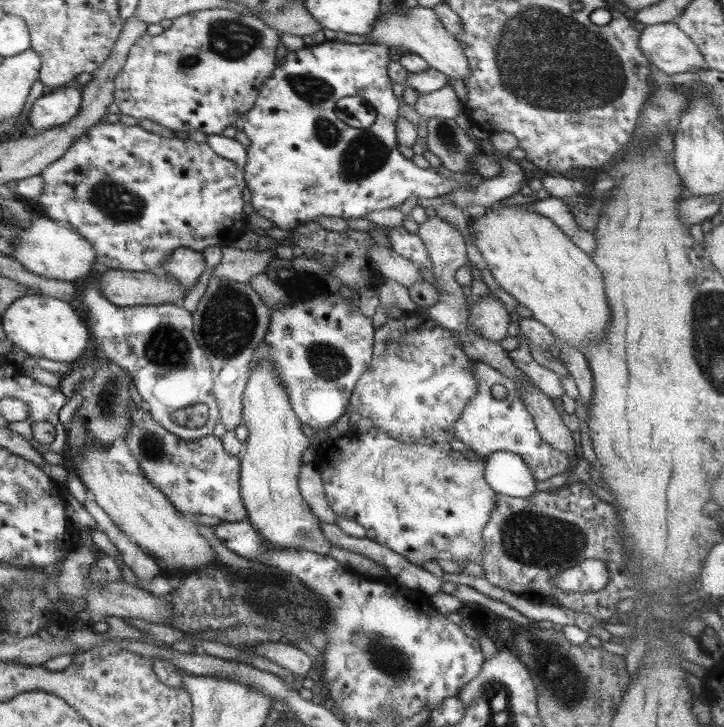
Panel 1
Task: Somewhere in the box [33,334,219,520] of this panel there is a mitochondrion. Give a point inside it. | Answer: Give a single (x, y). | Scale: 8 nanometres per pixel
(107, 399)

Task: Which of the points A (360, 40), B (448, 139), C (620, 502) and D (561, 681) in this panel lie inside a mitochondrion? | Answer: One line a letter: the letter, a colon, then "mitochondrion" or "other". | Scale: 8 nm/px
A: other
B: mitochondrion
C: other
D: mitochondrion

